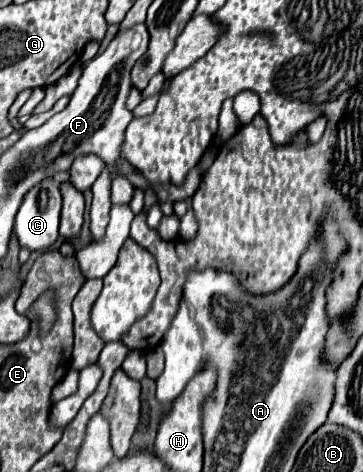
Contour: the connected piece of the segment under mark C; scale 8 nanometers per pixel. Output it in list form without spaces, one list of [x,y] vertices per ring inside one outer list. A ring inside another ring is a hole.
[[[52,178],[36,184],[22,200],[16,214],[16,236],[20,246],[44,252],[58,238],[62,198],[58,184]]]

